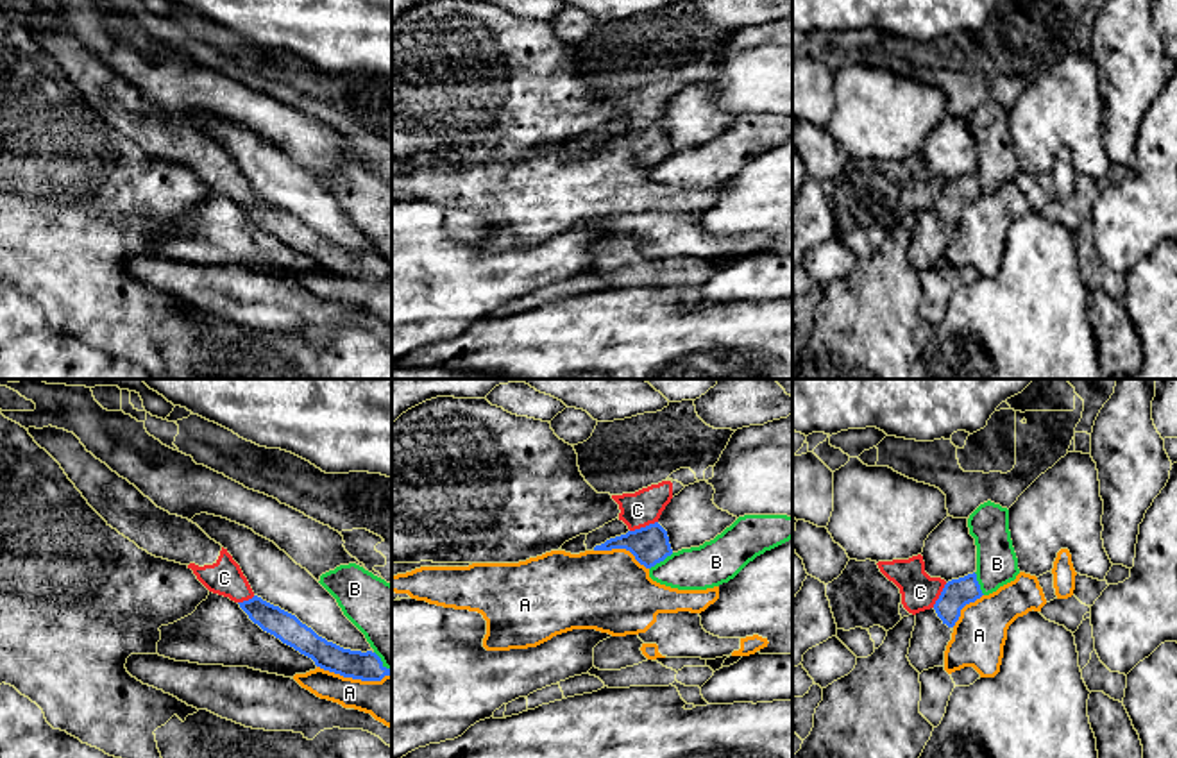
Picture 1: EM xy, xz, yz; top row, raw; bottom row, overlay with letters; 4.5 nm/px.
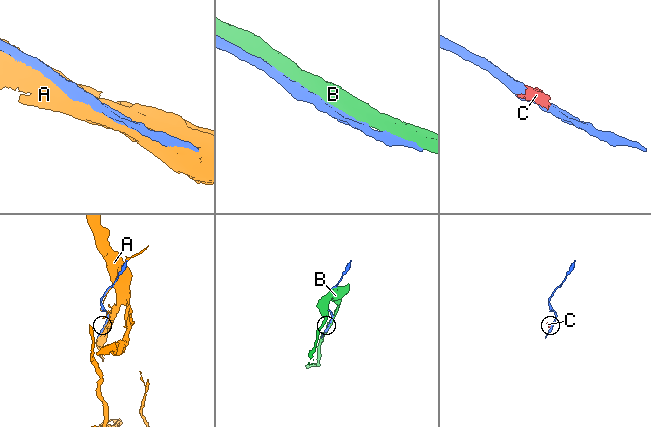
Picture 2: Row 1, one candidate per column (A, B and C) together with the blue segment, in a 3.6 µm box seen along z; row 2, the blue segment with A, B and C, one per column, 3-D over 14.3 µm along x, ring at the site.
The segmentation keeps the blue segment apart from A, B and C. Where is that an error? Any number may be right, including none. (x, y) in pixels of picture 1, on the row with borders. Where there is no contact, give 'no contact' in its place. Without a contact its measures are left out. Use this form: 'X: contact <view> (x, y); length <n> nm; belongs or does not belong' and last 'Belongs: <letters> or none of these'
A: contact xy (355, 678); length 340 nm; does not belong
B: contact xz (660, 560); length 130 nm; does not belong
C: contact xz (643, 528); length 140 nm; does not belong
Belongs: none of these

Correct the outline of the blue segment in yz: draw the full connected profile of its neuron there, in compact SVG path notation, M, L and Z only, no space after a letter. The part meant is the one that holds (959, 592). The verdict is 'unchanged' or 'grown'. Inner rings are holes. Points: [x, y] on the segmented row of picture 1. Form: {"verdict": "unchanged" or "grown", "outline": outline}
{"verdict": "unchanged", "outline": "M973 572L964 577L948 581L939 599L936 601L934 610L937 617L943 620L943 624L953 627L961 617L961 610L966 604L975 602L982 595L984 594L977 581L977 574Z"}

